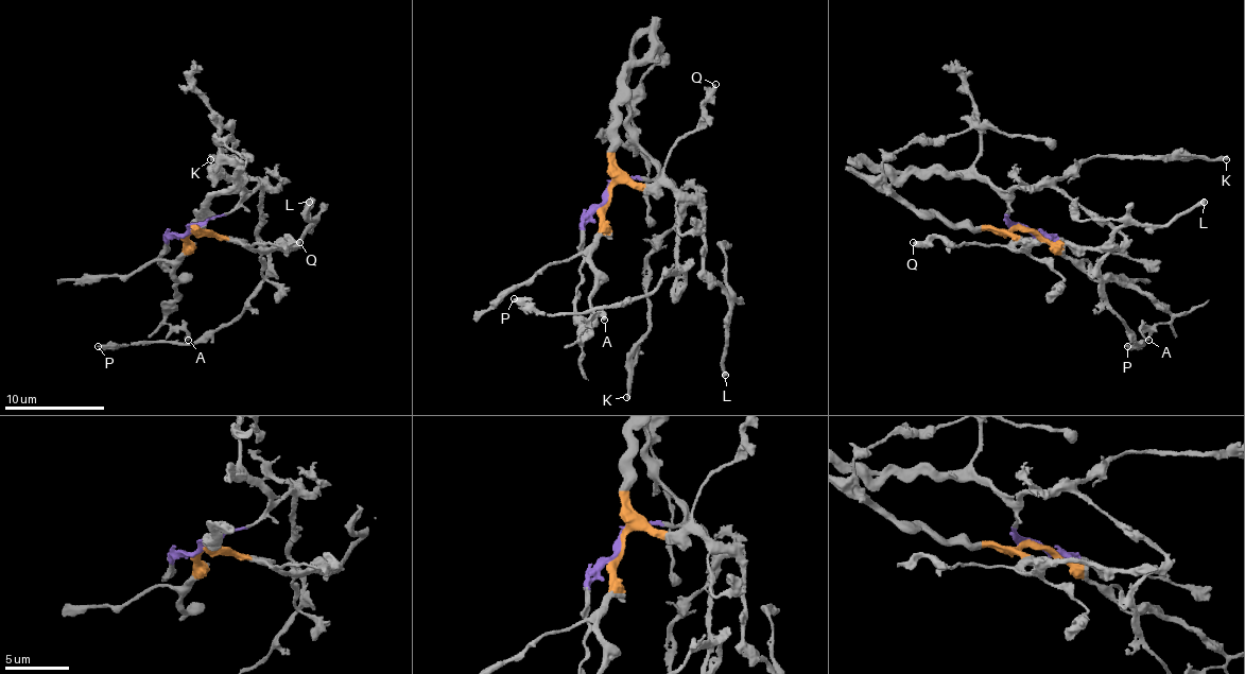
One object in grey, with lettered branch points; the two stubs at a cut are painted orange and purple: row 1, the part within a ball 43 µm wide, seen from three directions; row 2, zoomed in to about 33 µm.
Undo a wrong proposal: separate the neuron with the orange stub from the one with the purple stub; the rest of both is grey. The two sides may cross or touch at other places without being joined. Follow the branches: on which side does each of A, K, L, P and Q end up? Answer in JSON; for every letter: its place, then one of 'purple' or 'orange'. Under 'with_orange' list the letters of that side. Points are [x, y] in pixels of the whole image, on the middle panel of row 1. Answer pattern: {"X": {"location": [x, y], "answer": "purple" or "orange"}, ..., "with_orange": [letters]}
{"A": {"location": [604, 320], "answer": "orange"}, "K": {"location": [626, 397], "answer": "purple"}, "L": {"location": [725, 375], "answer": "orange"}, "P": {"location": [514, 298], "answer": "purple"}, "Q": {"location": [715, 84], "answer": "orange"}, "with_orange": ["A", "L", "Q"]}

